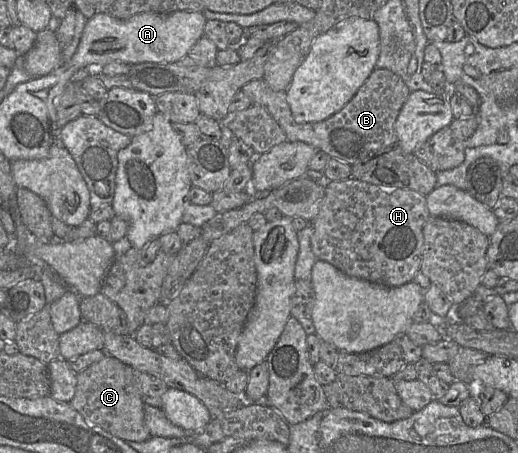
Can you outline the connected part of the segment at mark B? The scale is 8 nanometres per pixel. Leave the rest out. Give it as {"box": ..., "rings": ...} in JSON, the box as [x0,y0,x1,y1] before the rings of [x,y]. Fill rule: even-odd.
{"box":[242,68,411,165],"rings":[[[375,68],[354,97],[337,113],[314,123],[297,123],[293,118],[284,91],[274,91],[262,79],[246,83],[242,89],[253,101],[263,107],[280,125],[291,142],[304,142],[330,157],[354,165],[366,162],[396,145],[395,122],[411,91],[400,76],[388,69]]]}

